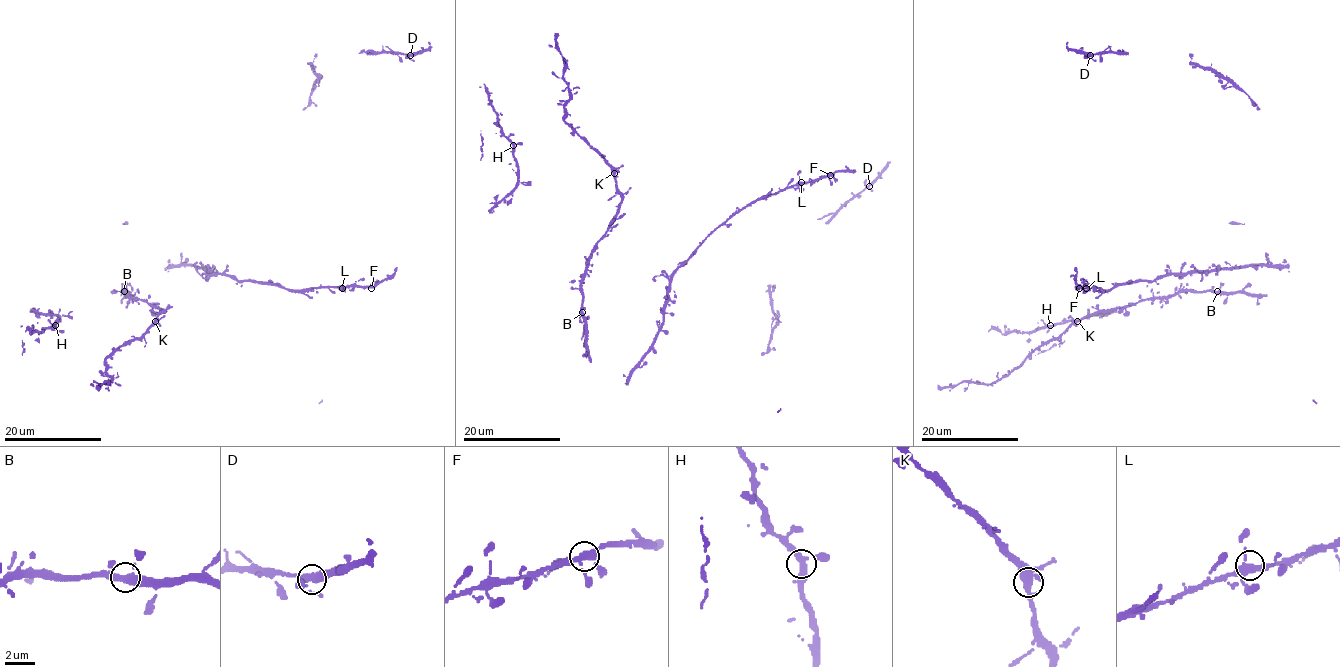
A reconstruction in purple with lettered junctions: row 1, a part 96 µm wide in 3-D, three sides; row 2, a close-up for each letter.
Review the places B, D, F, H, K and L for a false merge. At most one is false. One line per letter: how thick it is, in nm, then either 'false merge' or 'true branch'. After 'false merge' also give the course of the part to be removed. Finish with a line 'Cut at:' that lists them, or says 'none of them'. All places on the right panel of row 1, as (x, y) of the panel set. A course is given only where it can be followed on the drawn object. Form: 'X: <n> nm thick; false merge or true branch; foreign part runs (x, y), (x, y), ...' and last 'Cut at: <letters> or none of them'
B: 360 nm thick; true branch
D: 340 nm thick; true branch
F: 360 nm thick; true branch
H: 340 nm thick; true branch
K: 340 nm thick; true branch
L: 340 nm thick; true branch
Cut at: none of them

